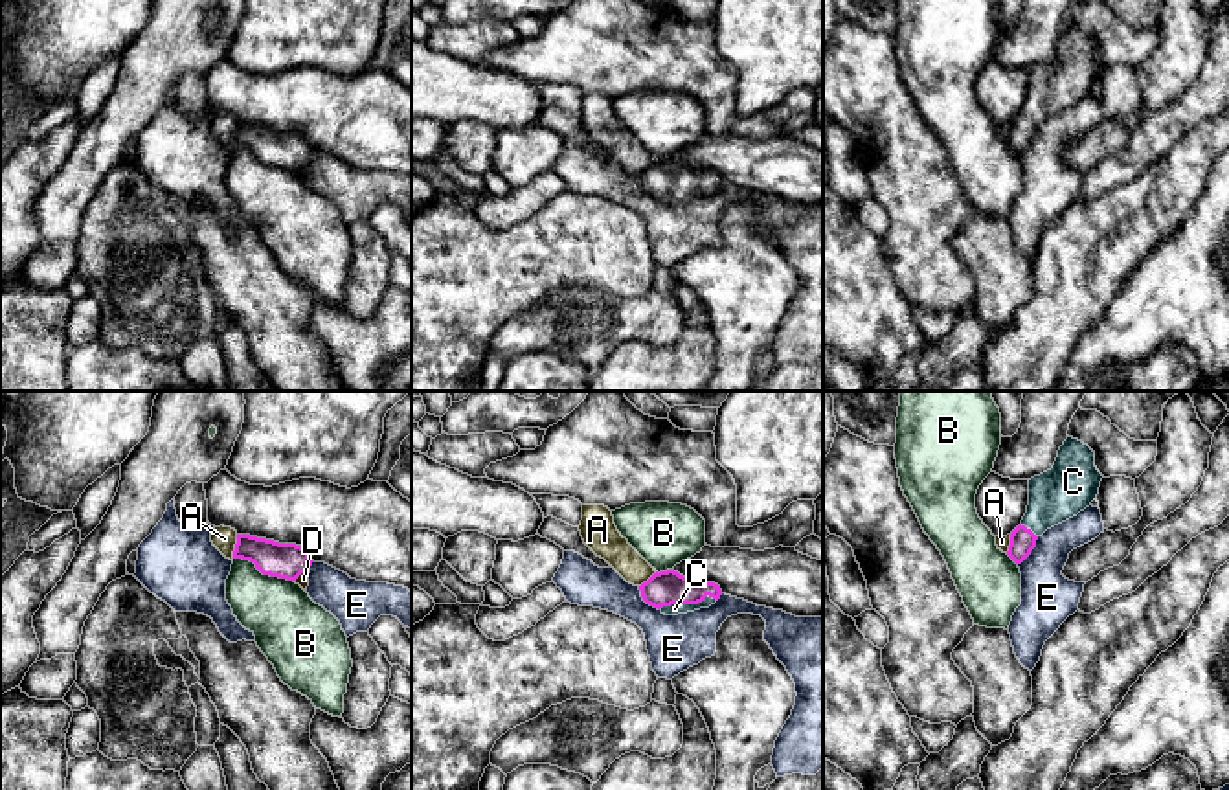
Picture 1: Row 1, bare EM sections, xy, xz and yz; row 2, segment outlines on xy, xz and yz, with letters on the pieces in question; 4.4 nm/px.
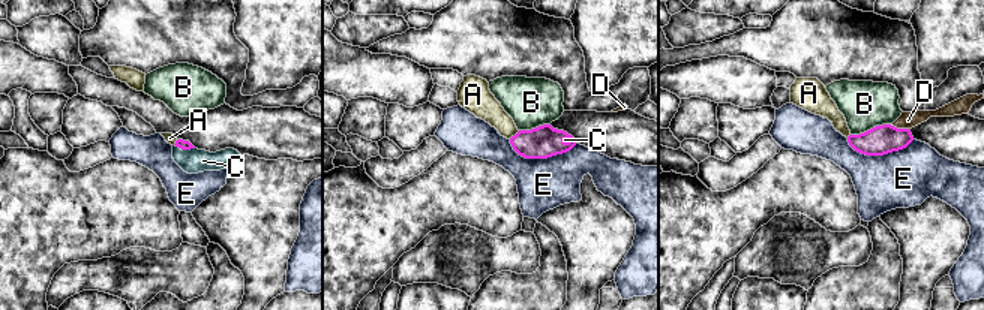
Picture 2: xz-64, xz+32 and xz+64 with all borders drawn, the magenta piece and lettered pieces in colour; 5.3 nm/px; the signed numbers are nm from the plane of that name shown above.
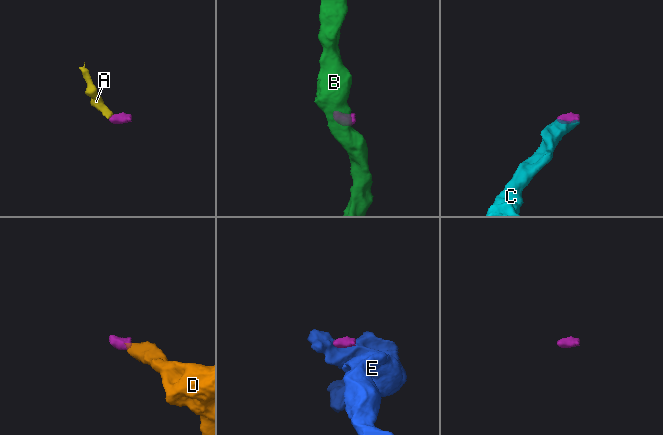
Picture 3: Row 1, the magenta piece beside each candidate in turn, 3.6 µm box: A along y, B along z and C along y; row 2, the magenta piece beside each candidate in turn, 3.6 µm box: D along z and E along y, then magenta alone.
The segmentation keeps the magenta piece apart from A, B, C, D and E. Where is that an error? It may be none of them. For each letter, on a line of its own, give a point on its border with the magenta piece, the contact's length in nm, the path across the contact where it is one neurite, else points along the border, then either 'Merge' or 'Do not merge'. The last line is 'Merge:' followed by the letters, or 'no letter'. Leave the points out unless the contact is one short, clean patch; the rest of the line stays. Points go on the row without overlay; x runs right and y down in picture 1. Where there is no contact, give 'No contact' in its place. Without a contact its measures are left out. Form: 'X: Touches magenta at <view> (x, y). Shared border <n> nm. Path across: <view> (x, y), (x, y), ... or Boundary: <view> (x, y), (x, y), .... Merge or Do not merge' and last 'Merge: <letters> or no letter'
A: Touches magenta at xy (236, 135). Shared border 110 nm. Boundary: xy (237, 124), (232, 146). Do not merge
B: Touches magenta at xy (263, 162). Shared border 280 nm. Boundary: xy (234, 146), (250, 149), (263, 162), (293, 169). Do not merge
C: Touches magenta at xz (687, 191). Shared border 260 nm. Path across: xz (664, 177), (678, 182), (687, 191), (675, 197). Merge
D: Touches magenta at xy (302, 160). Shared border 100 nm. Path across: xy (287, 149), (302, 160), (304, 168). Merge
E: Touches magenta at xz (645, 190). Shared border 140 nm. Boundary: xz (638, 175), (643, 188), (658, 199). Do not merge
Merge: C, D

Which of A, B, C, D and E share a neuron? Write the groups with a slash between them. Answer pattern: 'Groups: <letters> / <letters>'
Groups: A / B / C D / E

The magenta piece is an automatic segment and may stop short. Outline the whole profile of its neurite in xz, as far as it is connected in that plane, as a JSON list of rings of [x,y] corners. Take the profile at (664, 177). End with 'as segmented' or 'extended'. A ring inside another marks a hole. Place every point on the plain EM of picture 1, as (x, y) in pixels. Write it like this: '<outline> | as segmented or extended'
[[[674,158],[660,162],[656,160],[639,175],[639,178],[643,189],[665,204],[709,197],[722,184],[718,173],[707,169],[691,169]]] | extended

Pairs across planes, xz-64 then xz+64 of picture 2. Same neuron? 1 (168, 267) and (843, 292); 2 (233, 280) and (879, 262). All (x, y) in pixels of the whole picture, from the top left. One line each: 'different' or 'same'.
1: different
2: same

